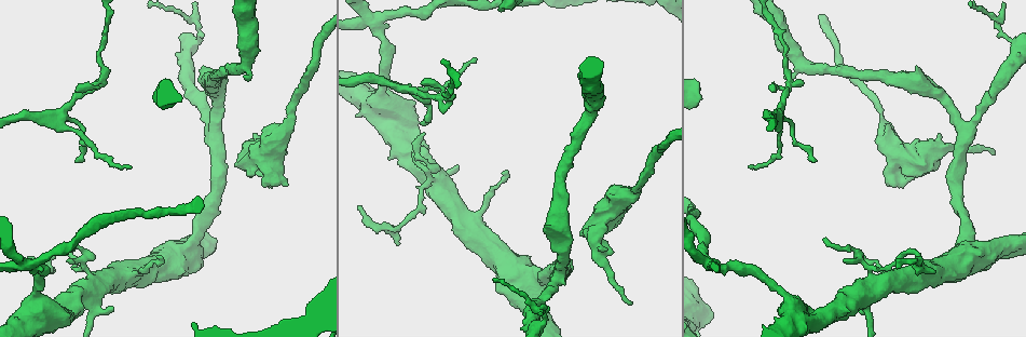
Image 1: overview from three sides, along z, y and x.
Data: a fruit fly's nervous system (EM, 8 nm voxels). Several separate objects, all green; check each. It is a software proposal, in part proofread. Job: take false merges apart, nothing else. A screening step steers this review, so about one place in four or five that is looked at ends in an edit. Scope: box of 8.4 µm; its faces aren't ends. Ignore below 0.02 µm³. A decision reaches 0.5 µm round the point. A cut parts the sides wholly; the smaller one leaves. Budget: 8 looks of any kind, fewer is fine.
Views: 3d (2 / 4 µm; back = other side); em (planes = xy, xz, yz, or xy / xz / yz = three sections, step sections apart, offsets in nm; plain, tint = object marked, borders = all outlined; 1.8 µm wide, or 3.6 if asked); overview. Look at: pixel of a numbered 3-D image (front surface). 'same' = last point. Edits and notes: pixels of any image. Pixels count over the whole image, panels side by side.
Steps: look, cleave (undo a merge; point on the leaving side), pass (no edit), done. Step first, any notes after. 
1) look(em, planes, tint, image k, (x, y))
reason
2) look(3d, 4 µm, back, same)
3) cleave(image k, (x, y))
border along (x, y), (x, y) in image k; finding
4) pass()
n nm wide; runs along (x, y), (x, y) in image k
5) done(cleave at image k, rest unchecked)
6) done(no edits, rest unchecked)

look(em, planes, tint, image 1, (600, 255))

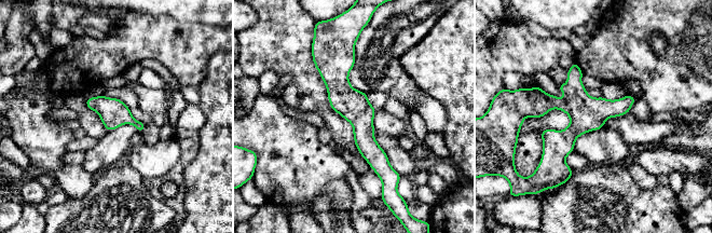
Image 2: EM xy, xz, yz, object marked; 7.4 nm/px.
pass()
runs along (348, 51), (341, 94), (381, 174) in image 2; all the same cell

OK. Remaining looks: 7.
look(em, 3.6 µm, planes, plain, image 1, (198, 33))
sudden change in width

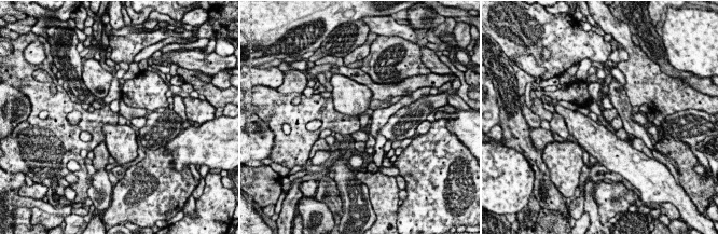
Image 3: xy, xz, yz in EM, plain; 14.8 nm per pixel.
look(em, 3.6 µm, planes, tint, same)

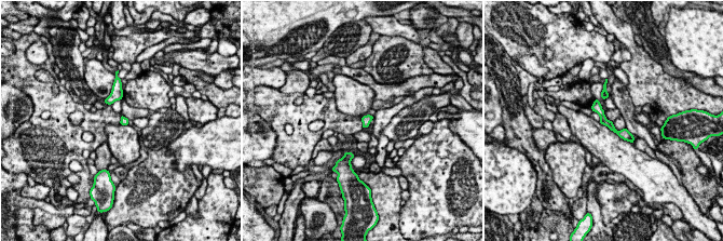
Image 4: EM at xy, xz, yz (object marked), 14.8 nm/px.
pass()
130 nm wide; runs along (604, 93), (598, 101), (602, 118), (630, 137) in image 4; all the same cell

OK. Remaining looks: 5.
look(3d, 2 µm, image 1, (51, 115))

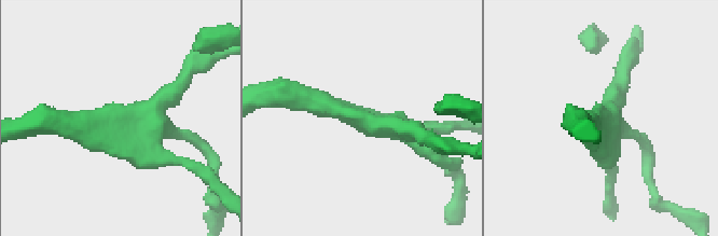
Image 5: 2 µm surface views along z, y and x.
look(em, yz, step 4, tint, image 5, (364, 123))

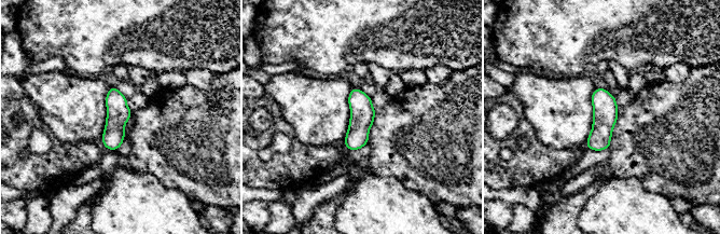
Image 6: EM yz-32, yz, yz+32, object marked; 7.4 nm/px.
pass()
180 nm wide; one cell here

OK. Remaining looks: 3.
done(no edits, rest unchecked)

